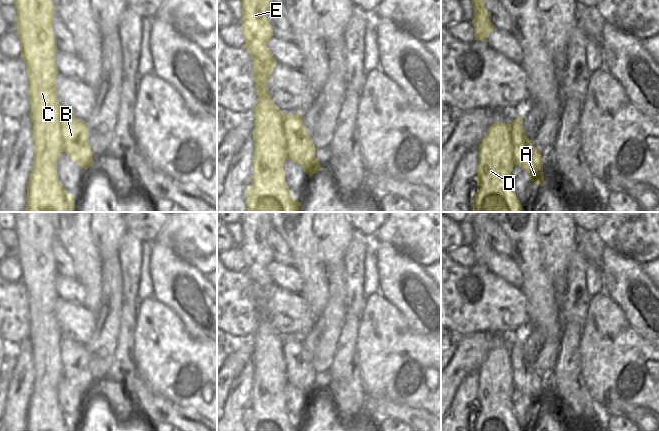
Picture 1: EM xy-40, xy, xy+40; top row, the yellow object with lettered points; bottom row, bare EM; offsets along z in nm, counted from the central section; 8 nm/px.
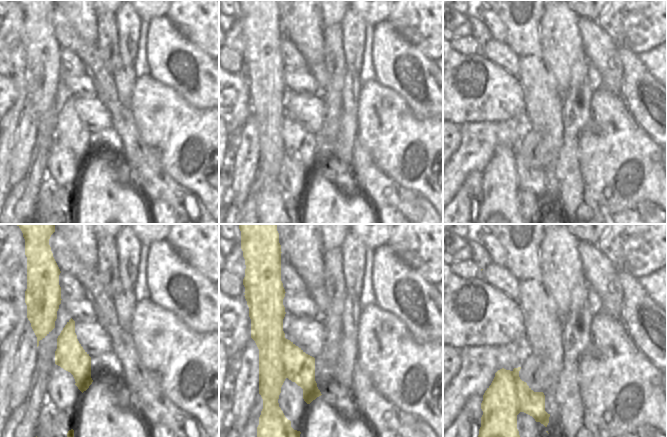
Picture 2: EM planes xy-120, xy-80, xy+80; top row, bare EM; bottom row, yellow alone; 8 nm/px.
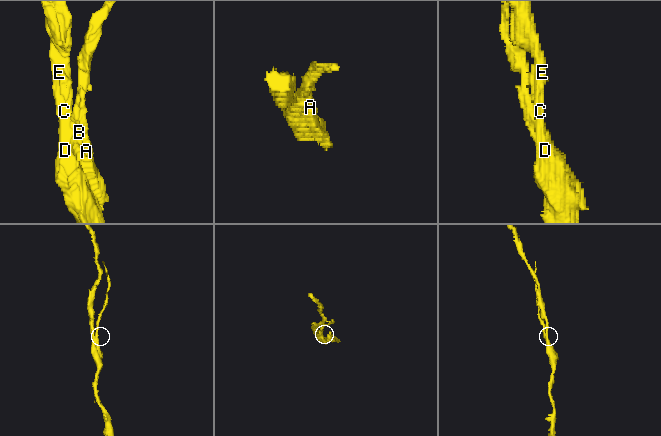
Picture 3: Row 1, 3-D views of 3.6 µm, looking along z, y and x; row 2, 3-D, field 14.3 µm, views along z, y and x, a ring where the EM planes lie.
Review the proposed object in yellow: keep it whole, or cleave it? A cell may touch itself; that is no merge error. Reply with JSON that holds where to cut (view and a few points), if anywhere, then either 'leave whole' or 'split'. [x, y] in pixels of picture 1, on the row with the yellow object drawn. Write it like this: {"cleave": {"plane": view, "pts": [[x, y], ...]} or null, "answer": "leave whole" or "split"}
{"cleave": {"plane": "xy-40", "pts": [[62, 111], [62, 148], [87, 145]]}, "answer": "split"}

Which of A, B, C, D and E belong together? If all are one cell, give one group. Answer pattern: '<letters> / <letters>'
A C D E / B

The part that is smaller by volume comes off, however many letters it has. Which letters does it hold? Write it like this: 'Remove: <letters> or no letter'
Remove: B

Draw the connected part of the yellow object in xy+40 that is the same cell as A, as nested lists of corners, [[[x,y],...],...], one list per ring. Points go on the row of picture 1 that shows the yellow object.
[[[492,124],[479,145],[479,165],[477,167],[477,191],[473,197],[473,212],[525,212],[515,193],[511,173],[515,165],[529,173],[529,179],[537,186],[544,183],[543,157],[534,146],[527,149],[518,144],[513,149],[511,124]]]

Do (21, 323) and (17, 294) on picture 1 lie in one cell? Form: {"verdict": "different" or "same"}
{"verdict": "same"}

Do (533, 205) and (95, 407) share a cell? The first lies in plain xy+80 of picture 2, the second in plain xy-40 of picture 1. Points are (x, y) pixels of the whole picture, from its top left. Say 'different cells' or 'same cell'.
different cells

